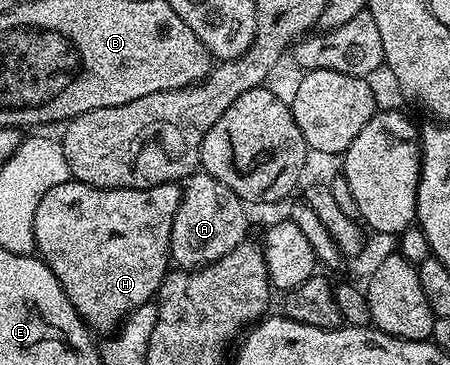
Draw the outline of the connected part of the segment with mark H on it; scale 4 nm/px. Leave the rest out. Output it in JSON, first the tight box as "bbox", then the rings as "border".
{"bbox":[35,178,182,333],"border":[[[72,178],[43,195],[35,210],[36,251],[51,274],[59,278],[59,286],[63,286],[71,306],[75,306],[94,333],[112,333],[120,328],[129,313],[139,310],[139,306],[150,303],[156,297],[171,268],[169,239],[181,196],[182,185],[177,182],[150,188],[96,188]]]}

